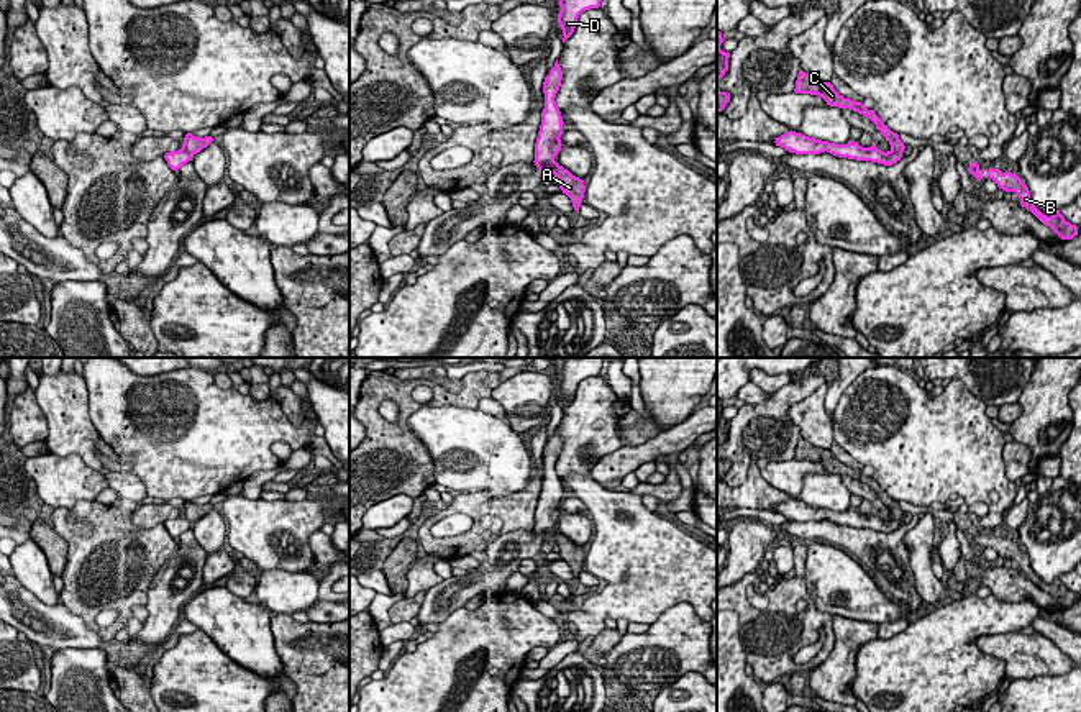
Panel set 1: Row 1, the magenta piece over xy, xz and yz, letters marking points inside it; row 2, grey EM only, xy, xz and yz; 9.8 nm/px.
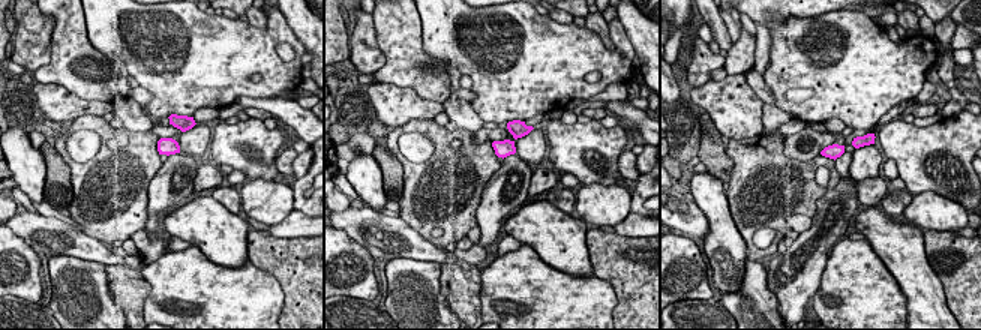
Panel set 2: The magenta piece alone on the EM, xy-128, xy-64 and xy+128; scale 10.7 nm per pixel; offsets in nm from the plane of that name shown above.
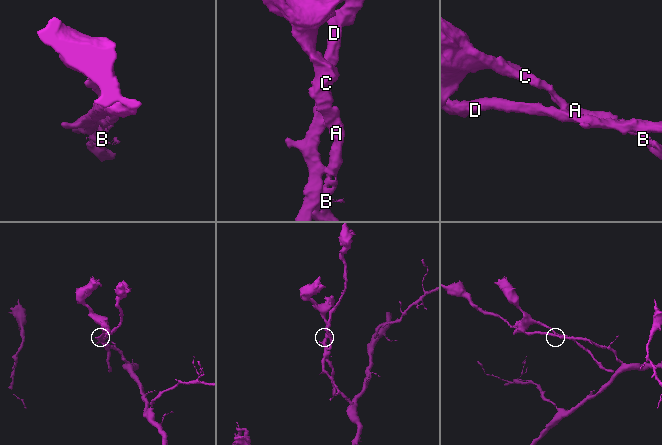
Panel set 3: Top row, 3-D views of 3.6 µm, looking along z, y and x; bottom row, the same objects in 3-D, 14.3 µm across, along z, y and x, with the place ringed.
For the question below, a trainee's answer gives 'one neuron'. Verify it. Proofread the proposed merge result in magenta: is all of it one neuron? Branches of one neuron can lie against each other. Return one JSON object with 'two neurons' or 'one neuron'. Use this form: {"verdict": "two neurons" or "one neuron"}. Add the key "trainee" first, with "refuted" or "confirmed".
{"trainee": "refuted", "verdict": "two neurons"}

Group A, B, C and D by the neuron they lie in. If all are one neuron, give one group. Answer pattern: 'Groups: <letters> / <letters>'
Groups: A B C / D

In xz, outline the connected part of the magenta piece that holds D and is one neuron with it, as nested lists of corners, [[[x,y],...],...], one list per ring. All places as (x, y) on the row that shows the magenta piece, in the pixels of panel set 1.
[[[559,0],[561,11],[558,23],[563,30],[563,43],[574,33],[577,18],[582,11],[599,8],[602,0]]]

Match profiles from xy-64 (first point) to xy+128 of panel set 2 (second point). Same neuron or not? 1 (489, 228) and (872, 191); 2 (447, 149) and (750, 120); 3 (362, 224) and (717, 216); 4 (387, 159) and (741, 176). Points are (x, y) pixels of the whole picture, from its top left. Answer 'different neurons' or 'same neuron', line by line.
1: different neurons
2: different neurons
3: different neurons
4: different neurons

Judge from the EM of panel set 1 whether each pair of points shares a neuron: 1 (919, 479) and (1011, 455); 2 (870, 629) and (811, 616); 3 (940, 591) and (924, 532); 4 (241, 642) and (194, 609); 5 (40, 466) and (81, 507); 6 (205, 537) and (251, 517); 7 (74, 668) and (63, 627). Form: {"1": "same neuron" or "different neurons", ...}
{"1": "different neurons", "2": "different neurons", "3": "same neuron", "4": "same neuron", "5": "different neurons", "6": "different neurons", "7": "different neurons"}

